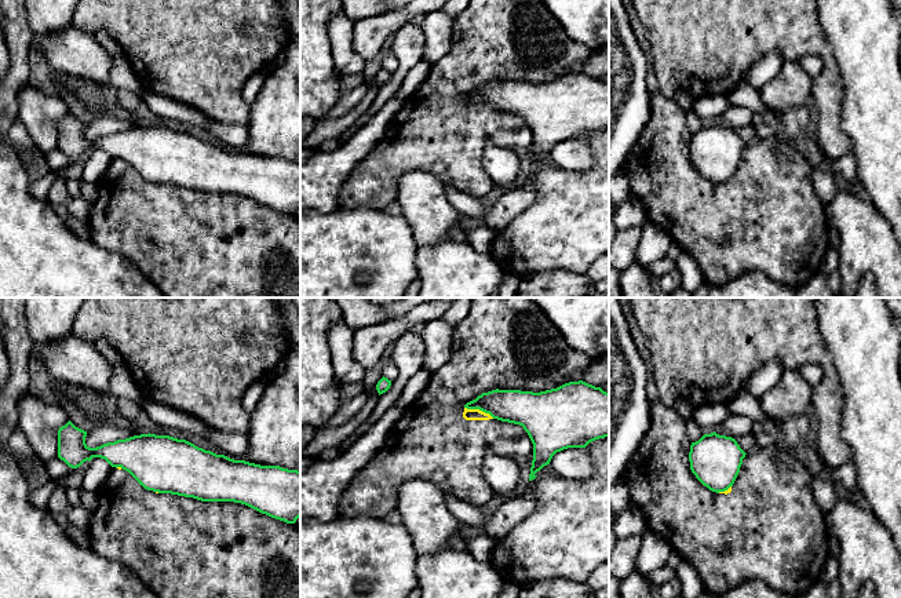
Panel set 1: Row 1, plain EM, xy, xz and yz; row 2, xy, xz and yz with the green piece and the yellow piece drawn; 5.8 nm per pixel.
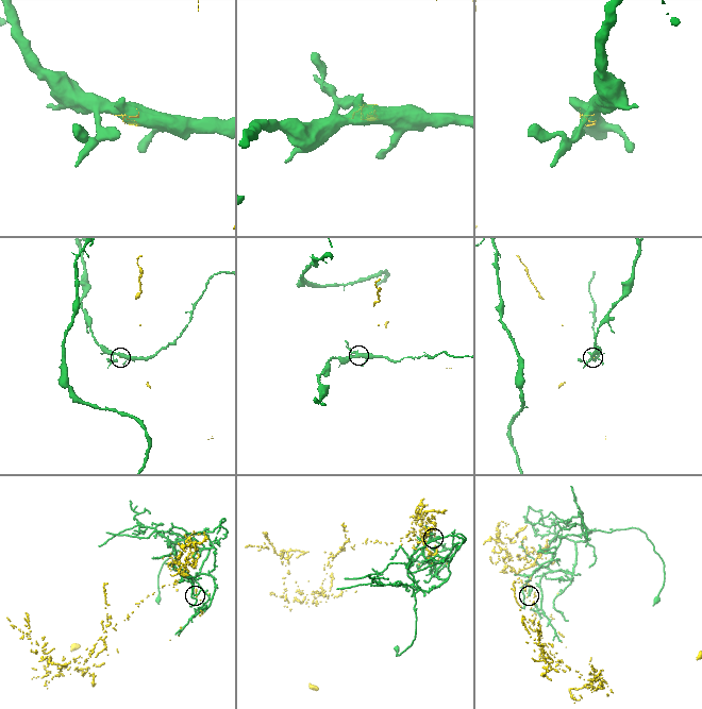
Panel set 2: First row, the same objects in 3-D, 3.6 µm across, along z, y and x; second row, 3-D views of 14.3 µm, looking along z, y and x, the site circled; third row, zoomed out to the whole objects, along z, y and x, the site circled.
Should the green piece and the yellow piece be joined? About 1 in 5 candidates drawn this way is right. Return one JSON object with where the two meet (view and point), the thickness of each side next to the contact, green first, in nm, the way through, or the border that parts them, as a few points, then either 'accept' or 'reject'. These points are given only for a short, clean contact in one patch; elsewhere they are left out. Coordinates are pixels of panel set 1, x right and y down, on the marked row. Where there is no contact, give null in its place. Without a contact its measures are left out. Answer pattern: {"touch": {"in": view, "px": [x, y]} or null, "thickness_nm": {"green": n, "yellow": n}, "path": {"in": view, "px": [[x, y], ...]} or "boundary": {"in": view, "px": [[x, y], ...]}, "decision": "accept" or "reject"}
{"touch": {"in": "xz", "px": [480, 409]}, "thickness_nm": {"green": 200, "yellow": 60}, "decision": "reject"}

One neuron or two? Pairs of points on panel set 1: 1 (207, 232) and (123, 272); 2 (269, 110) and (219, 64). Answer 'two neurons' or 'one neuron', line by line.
1: two neurons
2: two neurons

